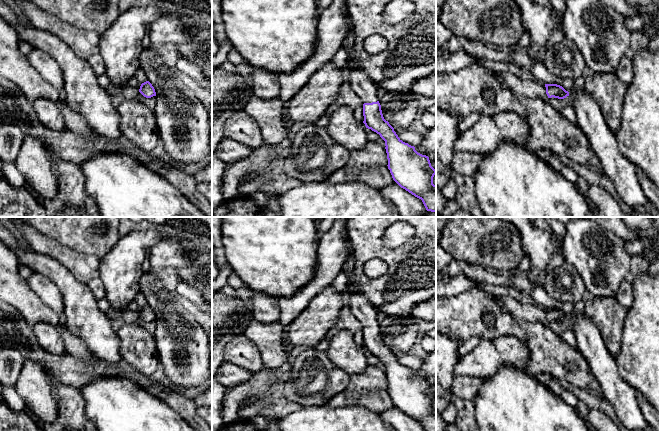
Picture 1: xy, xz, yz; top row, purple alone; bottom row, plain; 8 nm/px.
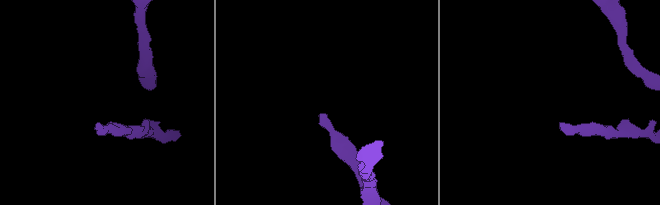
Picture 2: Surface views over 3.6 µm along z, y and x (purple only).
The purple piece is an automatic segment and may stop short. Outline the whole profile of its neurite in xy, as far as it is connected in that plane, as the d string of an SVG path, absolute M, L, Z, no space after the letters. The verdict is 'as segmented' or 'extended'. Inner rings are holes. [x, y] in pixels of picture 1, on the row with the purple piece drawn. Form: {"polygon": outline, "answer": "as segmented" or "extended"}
{"polygon": "M146 81L141 84L139 94L136 98L142 100L145 98L151 98L153 96L156 96L155 89L149 81Z", "answer": "extended"}

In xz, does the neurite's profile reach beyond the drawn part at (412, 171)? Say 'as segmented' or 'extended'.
extended

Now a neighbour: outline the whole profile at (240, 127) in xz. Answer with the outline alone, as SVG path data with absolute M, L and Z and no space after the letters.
M243 110L234 112L226 119L223 136L252 149L265 143L257 122Z

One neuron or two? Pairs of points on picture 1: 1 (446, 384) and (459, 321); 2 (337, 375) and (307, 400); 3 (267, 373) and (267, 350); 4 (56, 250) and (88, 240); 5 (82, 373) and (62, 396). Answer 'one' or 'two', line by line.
1: two
2: one
3: two
4: two
5: two

